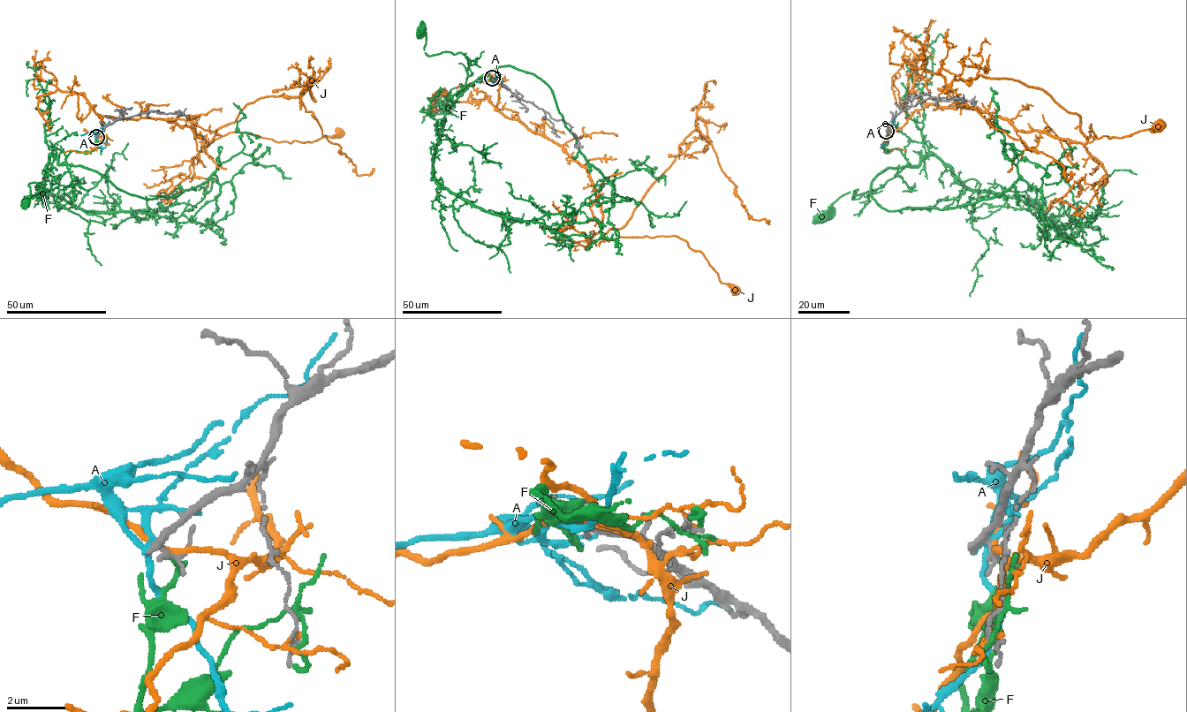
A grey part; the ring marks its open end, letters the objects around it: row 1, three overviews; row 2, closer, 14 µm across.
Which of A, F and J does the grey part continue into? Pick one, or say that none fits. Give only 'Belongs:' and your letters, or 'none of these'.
Belongs: none of these

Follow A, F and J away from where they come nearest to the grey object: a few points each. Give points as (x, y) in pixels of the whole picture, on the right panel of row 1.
A: (887, 130), (894, 123), (895, 111)
F: (888, 132), (883, 148), (900, 151), (907, 164), (882, 186), (852, 198), (857, 190), (842, 194), (822, 215)
J: (888, 131), (929, 104), (978, 108), (1020, 131), (1084, 143), (1096, 136), (1091, 124), (1098, 139), (1160, 126)

